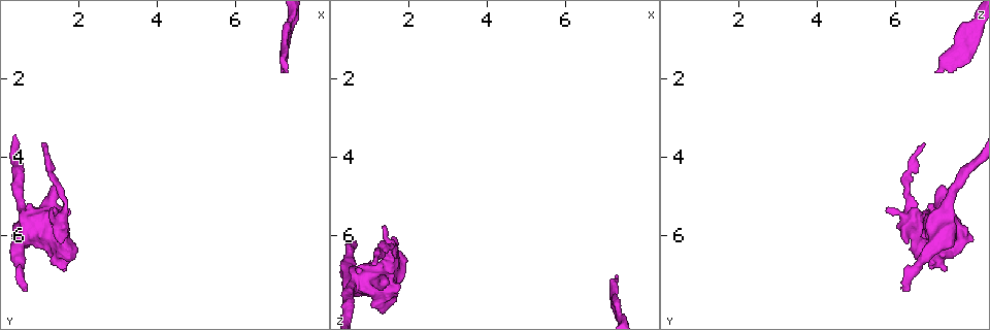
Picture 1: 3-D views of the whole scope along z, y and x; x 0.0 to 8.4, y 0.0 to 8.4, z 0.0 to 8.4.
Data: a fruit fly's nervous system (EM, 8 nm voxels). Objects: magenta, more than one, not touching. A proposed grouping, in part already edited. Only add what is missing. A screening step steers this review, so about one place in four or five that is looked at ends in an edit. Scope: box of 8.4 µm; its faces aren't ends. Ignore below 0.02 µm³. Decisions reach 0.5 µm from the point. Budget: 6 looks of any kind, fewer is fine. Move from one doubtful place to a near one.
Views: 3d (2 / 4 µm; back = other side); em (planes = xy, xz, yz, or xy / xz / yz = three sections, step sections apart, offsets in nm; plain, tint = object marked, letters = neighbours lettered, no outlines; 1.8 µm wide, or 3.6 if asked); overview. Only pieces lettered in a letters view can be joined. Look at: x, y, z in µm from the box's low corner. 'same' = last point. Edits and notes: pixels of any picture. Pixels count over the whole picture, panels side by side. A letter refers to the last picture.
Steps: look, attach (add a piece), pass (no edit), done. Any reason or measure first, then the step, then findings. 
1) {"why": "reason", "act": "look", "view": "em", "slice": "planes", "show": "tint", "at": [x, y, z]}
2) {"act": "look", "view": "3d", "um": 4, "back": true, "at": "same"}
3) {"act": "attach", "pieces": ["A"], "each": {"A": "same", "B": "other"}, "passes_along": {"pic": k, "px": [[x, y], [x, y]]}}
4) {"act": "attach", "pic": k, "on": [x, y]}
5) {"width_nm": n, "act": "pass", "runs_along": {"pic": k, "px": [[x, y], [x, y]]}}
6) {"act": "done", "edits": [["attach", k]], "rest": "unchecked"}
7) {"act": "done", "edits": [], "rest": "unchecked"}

{"why": "an open end", "act": "look", "view": "3d", "um": 4, "at": [0.65, 7.45, 6.35]}

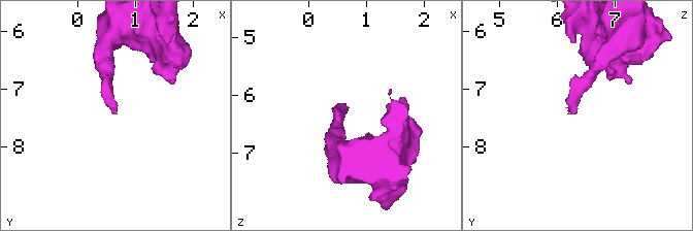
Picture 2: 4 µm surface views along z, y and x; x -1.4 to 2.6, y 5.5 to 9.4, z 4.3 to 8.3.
{"why": "now the EM", "act": "look", "view": "em", "slice": "yz", "step": 16, "show": "tint", "at": [0.65, 7.45, 6.30]}

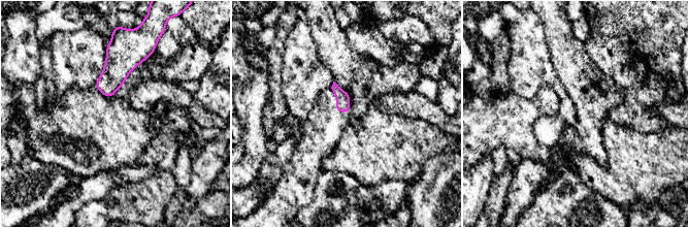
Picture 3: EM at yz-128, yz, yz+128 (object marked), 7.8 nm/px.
{"why": "another direction", "act": "look", "view": "em", "slice": "planes", "show": "letters", "at": "same"}

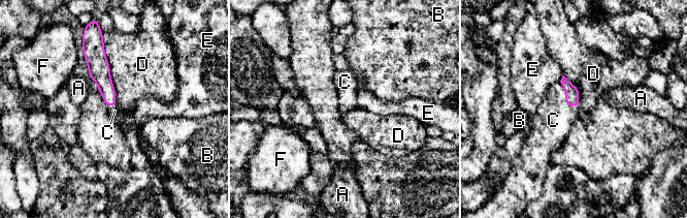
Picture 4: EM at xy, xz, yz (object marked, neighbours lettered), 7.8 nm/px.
{"act": "attach", "pieces": ["C"], "each": {"A": "other", "B": "other", "C": "same", "D": "other", "E": "other", "F": "other"}, "found": "the neuron continues"}

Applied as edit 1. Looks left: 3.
{"act": "look", "view": "overview"}

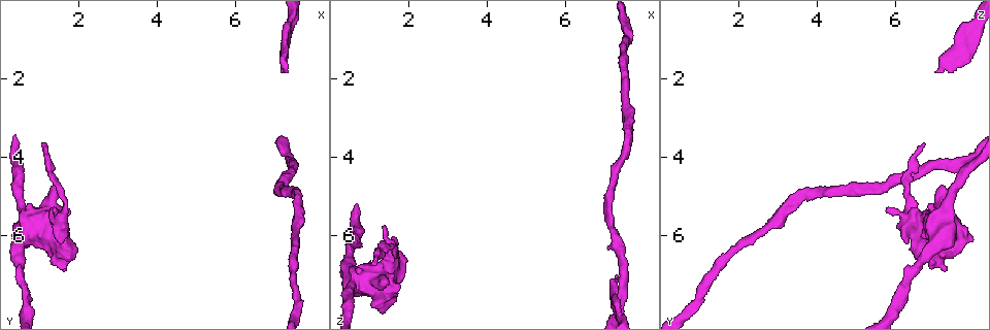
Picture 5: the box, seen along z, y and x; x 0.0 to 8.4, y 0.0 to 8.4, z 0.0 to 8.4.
{"why": "an open end", "act": "look", "view": "em", "slice": "planes", "show": "letters", "at": [1.10, 3.70, 6.75]}

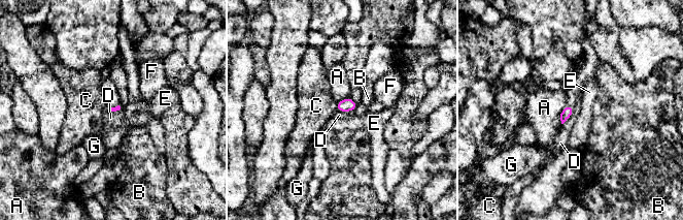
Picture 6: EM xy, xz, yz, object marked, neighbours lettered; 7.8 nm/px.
{"longest_contact_nm": ["A", 160], "act": "pass", "each": {"A": "other", "B": "other", "C": "other", "D": "other", "E": "other", "F": "other", "G": "other"}, "border": {"pic": 6, "px": [[336, 108], [353, 112]]}, "found": "none of them fits"}

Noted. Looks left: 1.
{"why": "free end", "act": "look", "view": "em", "slice": "planes", "show": "letters", "at": [7.30, 1.70, 7.60]}

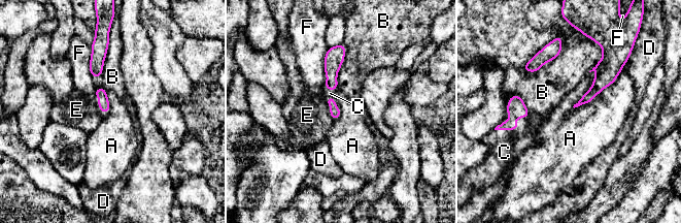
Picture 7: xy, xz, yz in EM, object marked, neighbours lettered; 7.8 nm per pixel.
{"act": "attach", "pieces": ["C"], "each": {"A": "other", "B": "other", "C": "same", "D": "other", "E": "other", "F": "other"}, "passes_along": {"pic": 7, "px": [[505, 125], [517, 124], [504, 152]]}, "found": "the neuron continues"}

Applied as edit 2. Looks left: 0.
{"act": "done", "edits": [["attach", 4], ["attach", 7]], "rest": "unchecked"}

